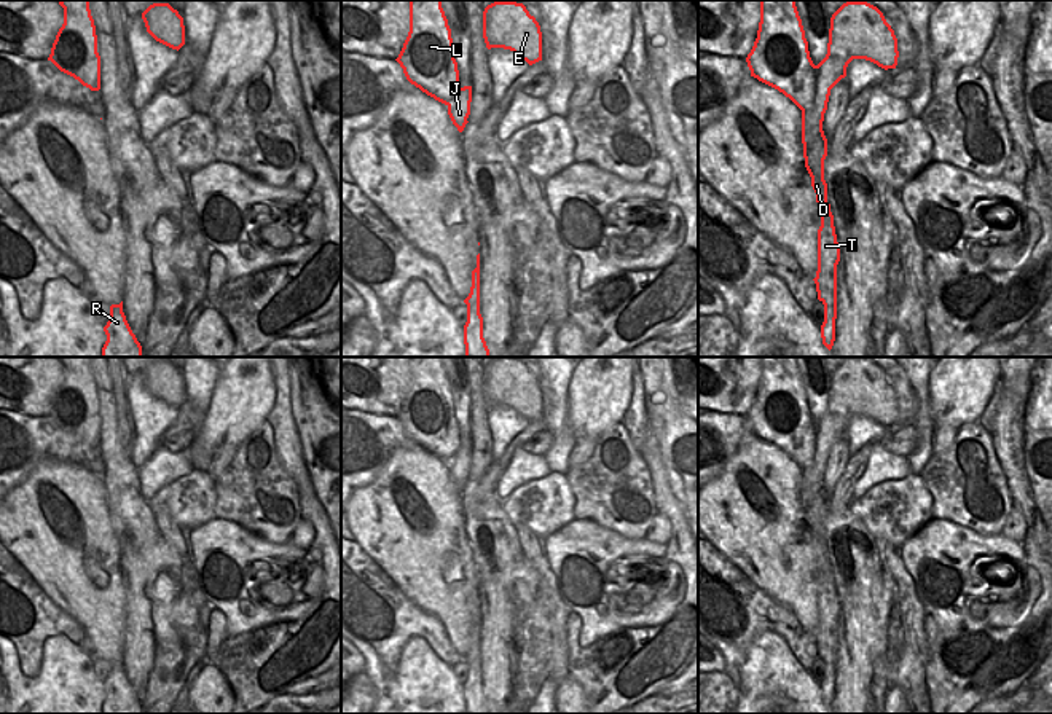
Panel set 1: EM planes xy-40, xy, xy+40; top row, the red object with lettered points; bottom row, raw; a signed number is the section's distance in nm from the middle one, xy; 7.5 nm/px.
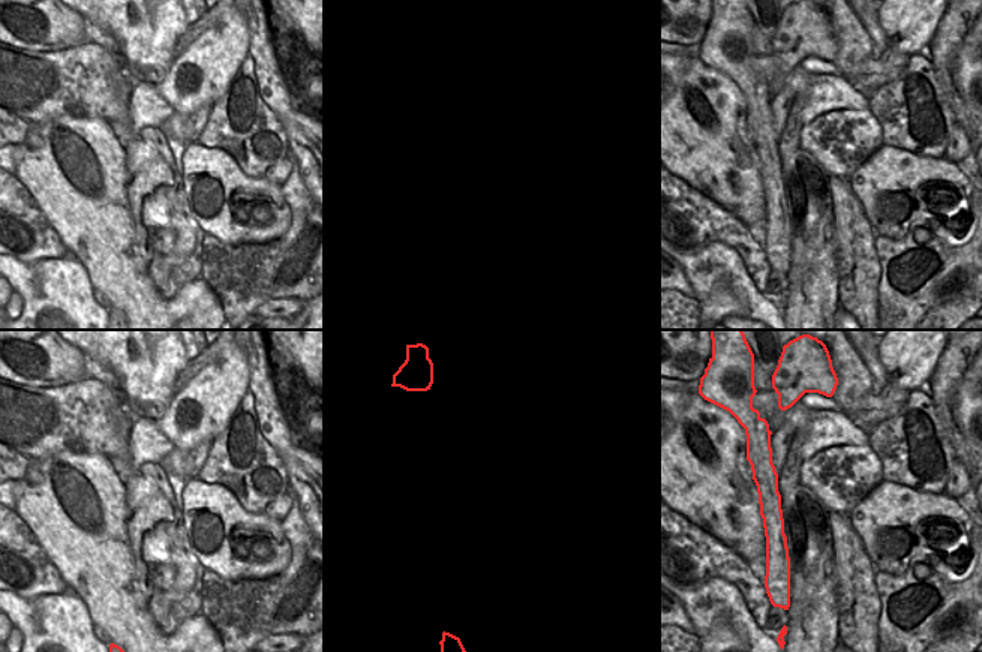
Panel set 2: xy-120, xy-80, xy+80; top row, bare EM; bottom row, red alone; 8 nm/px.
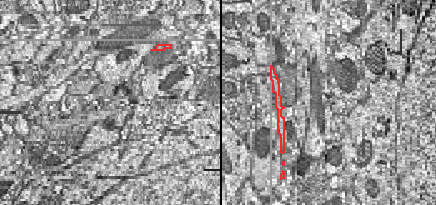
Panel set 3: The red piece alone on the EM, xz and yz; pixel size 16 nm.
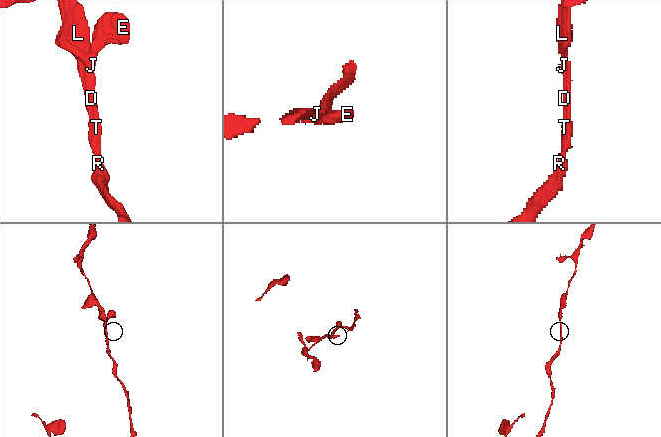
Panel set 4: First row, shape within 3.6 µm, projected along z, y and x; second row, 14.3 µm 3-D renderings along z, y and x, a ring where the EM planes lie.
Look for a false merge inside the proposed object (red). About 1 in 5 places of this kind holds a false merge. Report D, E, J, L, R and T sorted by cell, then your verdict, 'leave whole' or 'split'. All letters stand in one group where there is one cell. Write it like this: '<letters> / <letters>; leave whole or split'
D E J L R T; leave whole

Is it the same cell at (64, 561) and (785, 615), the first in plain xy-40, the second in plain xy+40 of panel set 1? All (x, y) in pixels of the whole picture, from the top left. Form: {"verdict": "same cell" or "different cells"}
{"verdict": "different cells"}

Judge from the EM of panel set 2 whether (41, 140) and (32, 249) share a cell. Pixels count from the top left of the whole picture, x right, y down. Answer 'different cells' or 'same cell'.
different cells

